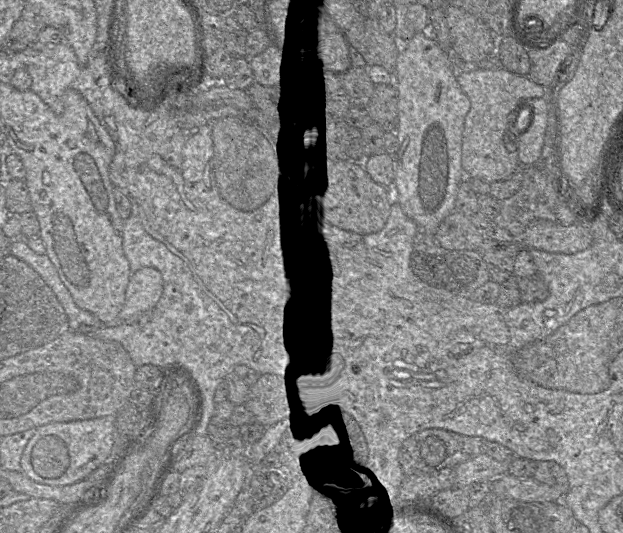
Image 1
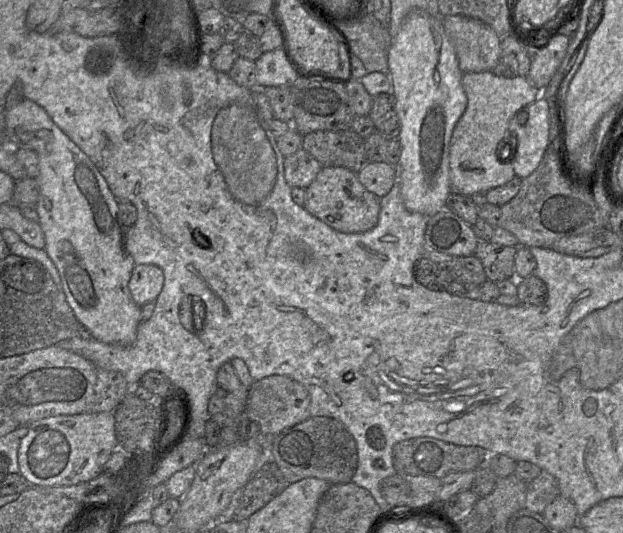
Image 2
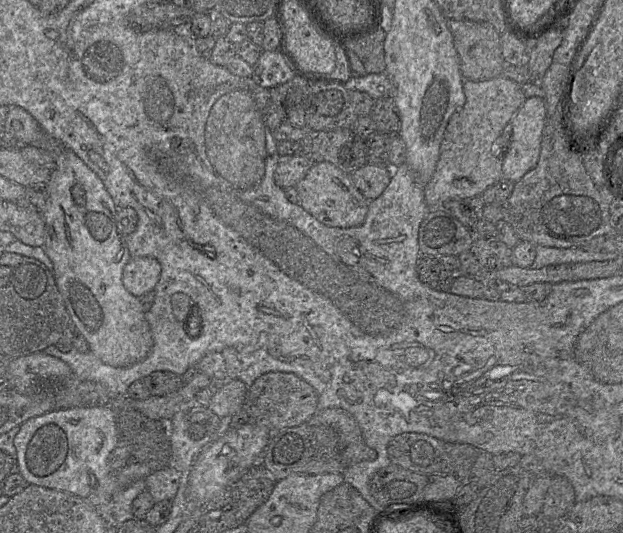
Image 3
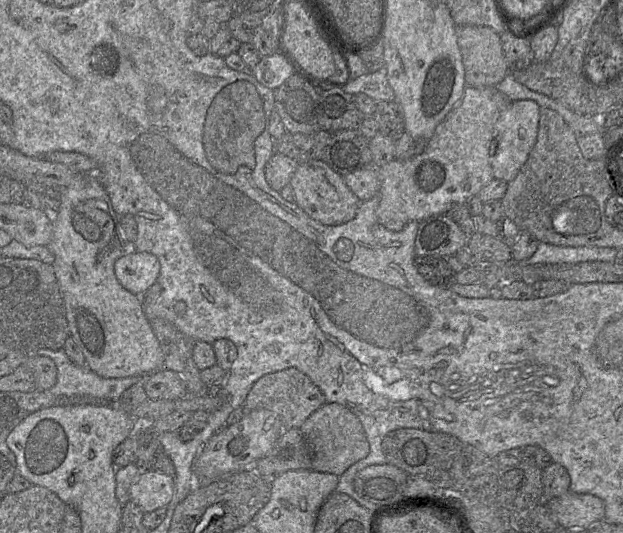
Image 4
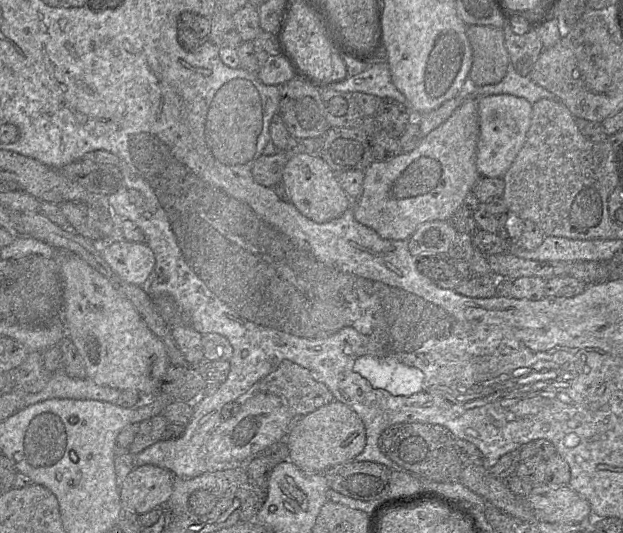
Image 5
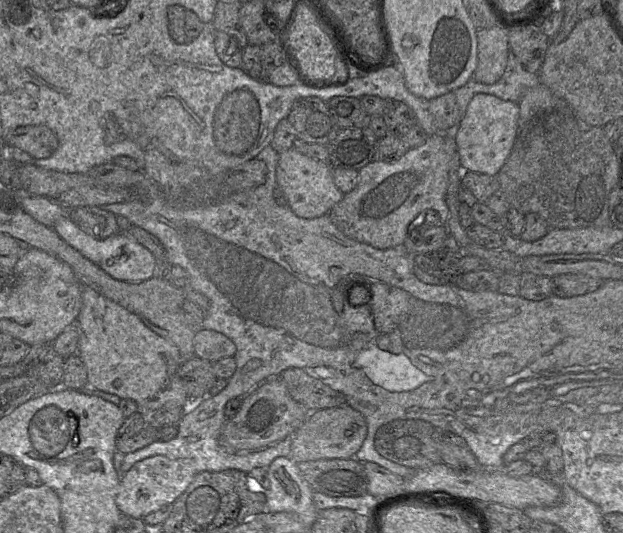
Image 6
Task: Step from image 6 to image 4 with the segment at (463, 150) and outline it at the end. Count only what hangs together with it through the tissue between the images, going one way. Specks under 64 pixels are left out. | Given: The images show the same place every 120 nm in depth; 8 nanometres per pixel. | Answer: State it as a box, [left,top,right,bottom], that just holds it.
[490,100,540,182]

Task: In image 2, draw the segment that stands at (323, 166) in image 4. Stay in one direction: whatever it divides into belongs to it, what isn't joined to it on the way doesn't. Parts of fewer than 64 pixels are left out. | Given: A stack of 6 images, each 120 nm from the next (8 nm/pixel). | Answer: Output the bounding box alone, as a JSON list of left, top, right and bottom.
[304,167,380,233]

